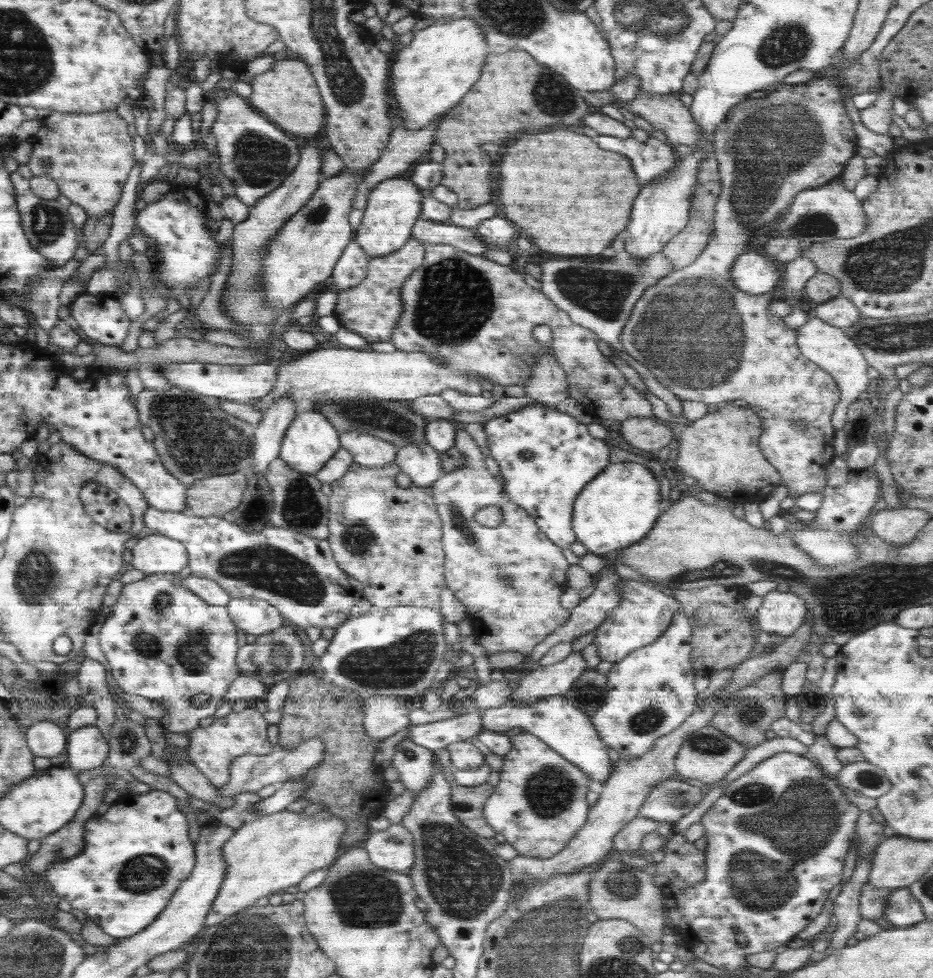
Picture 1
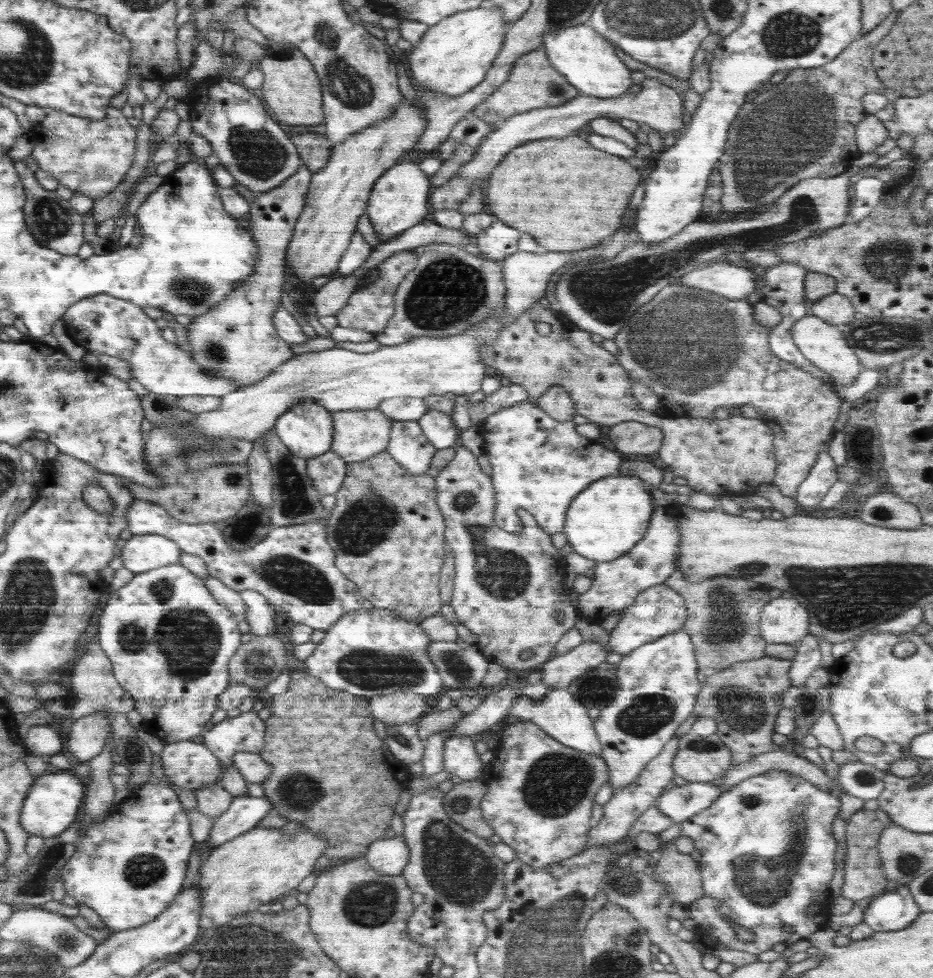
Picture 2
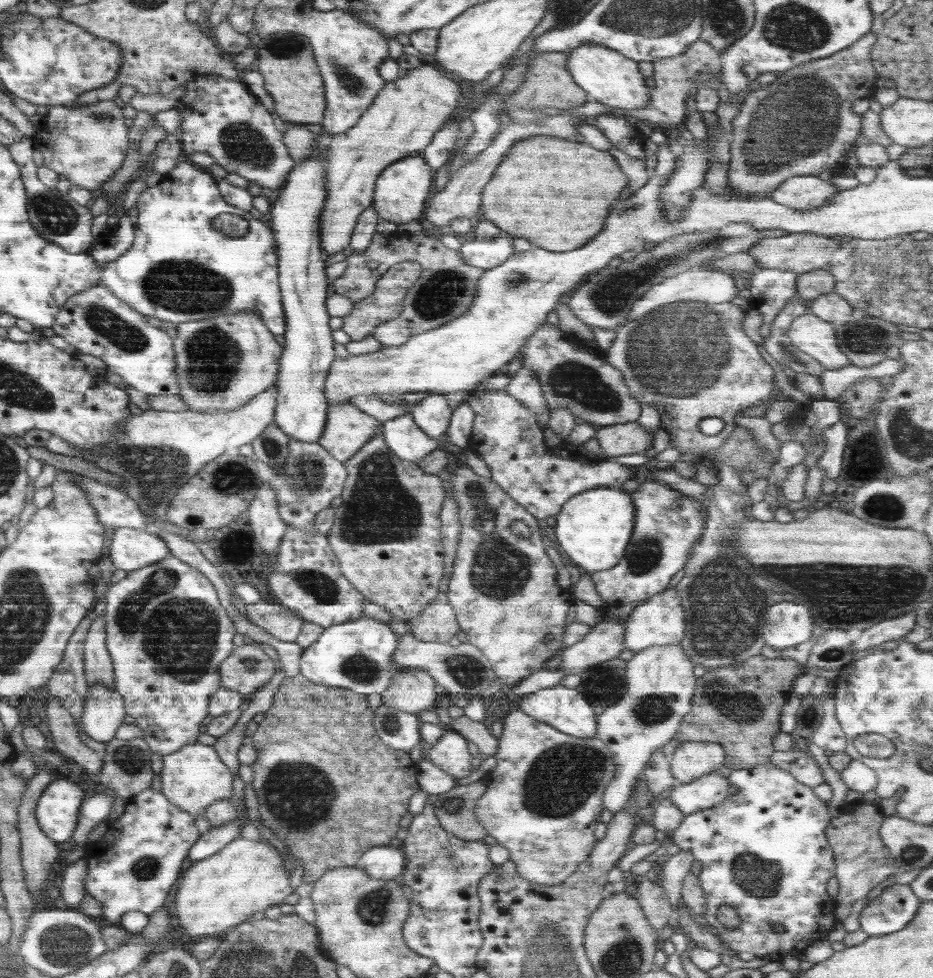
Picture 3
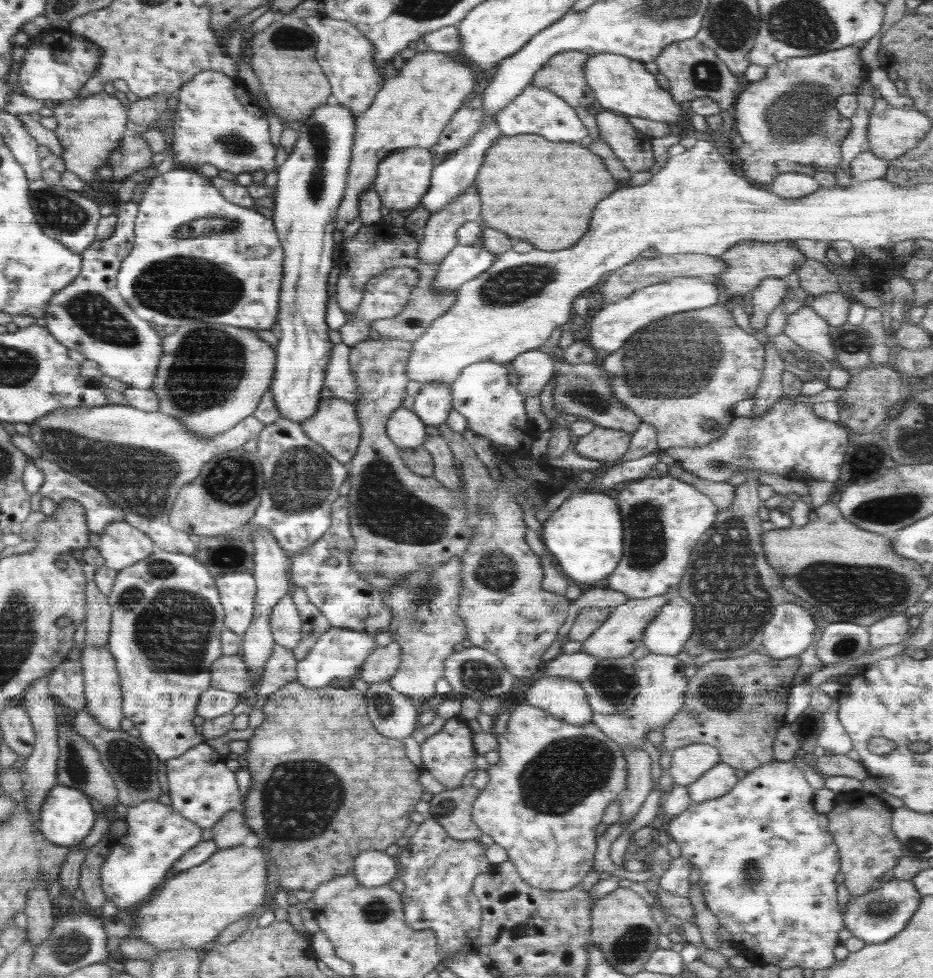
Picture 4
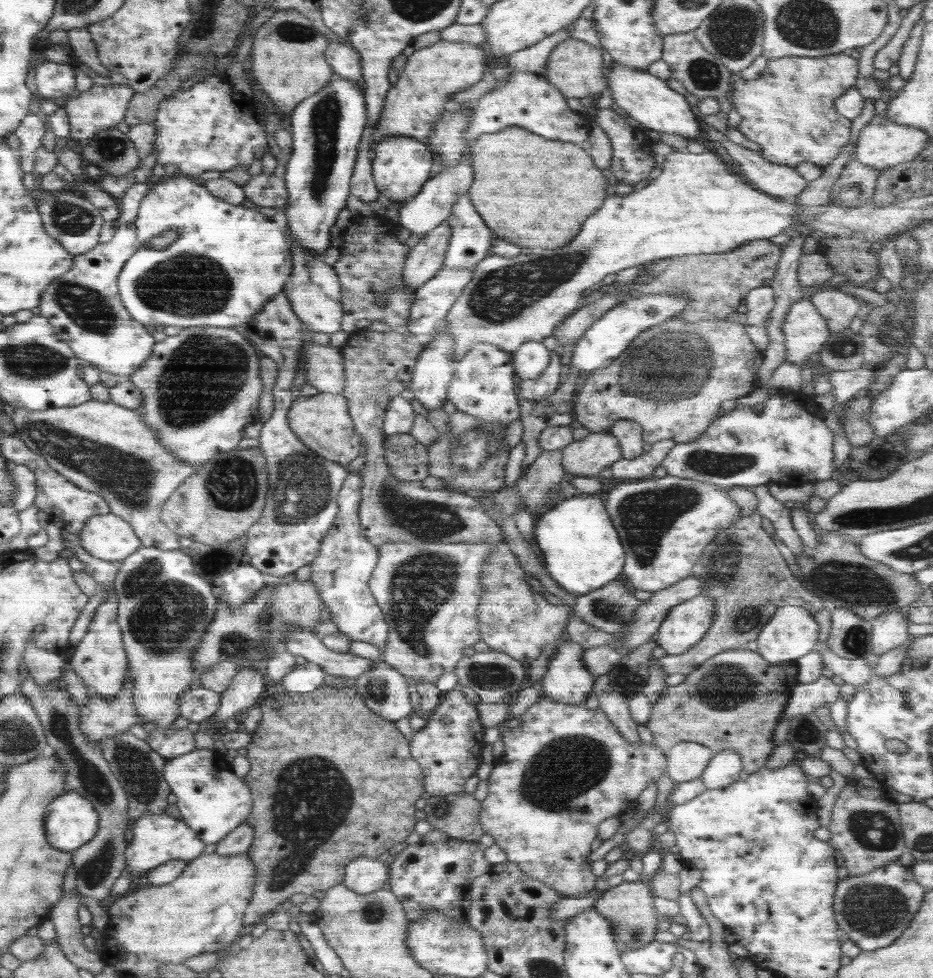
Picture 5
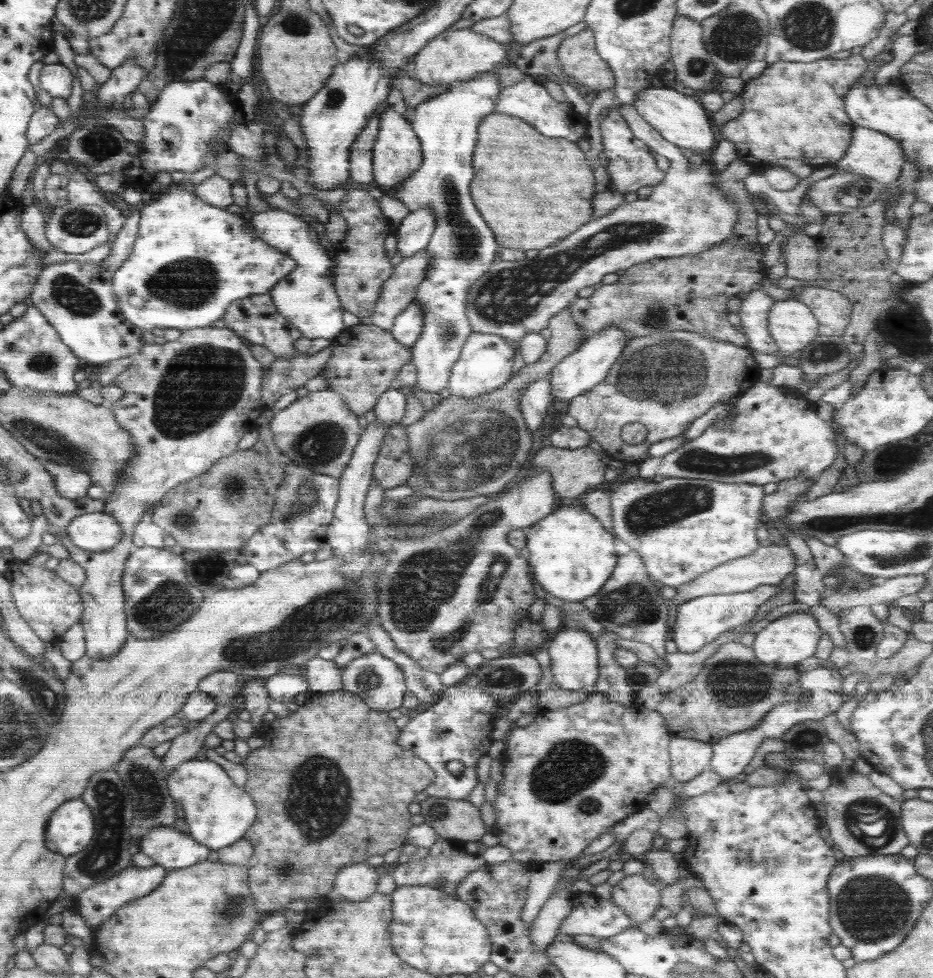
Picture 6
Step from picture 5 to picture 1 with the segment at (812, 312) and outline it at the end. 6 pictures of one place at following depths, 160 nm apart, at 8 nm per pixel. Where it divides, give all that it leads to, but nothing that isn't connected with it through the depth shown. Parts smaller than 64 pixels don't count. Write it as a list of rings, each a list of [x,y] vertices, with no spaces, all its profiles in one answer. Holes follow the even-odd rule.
[[[813,315],[795,331],[797,332],[796,342],[802,356],[820,366],[836,381],[836,386],[839,388],[841,395],[839,403],[831,416],[831,421],[835,430],[840,430],[847,423],[847,407],[868,391],[870,382],[868,370],[870,366],[866,362],[863,351],[852,342],[846,329],[832,326]]]

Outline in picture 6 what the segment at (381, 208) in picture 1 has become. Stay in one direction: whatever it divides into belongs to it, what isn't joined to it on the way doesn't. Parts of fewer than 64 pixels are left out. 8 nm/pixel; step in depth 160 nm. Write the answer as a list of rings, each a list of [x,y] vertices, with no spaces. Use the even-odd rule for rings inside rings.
[[[391,106],[384,110],[384,114],[380,116],[380,130],[373,147],[373,182],[390,193],[396,185],[408,180],[416,170],[420,170],[422,160],[421,143],[400,109]]]

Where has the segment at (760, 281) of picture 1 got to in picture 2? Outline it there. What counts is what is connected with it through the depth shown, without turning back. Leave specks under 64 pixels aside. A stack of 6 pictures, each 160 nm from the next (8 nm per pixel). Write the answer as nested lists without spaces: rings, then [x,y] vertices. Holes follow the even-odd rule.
[[[727,260],[716,261],[704,267],[696,268],[688,274],[681,275],[679,282],[687,288],[715,292],[724,298],[732,298],[732,300],[744,299],[751,292],[756,292],[758,288],[758,276],[752,271],[752,266],[746,263],[746,267],[738,267],[738,265]]]

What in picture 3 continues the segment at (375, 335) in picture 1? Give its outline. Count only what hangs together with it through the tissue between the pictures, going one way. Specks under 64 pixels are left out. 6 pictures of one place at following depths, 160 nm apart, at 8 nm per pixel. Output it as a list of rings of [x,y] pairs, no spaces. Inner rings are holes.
[[[404,261],[391,266],[377,281],[375,290],[366,298],[353,304],[353,309],[348,315],[342,316],[341,328],[350,336],[350,340],[364,340],[373,330],[383,322],[398,318],[403,309],[403,302],[408,289],[419,279],[421,264],[418,262]]]

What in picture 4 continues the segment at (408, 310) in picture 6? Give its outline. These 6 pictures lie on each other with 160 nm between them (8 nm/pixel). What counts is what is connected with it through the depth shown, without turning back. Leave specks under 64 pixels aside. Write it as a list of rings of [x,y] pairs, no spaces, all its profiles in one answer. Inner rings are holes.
[[[481,244],[457,245],[440,262],[433,280],[435,290],[458,290],[465,282],[488,270],[497,257]]]

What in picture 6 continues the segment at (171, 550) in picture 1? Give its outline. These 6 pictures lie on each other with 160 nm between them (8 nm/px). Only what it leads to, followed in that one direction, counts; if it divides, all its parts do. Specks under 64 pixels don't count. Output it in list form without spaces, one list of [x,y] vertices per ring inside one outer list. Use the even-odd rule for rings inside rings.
[[[104,511],[82,514],[72,520],[65,530],[78,548],[90,552],[110,550],[123,537],[120,523]]]

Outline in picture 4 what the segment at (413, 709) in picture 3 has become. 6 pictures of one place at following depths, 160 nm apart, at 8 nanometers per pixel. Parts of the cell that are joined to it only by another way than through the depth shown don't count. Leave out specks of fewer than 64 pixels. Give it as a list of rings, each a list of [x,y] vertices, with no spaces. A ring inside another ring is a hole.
[[[452,557],[438,570],[412,572],[390,592],[380,593],[384,605],[392,613],[388,632],[402,651],[400,664],[389,683],[398,693],[409,696],[416,703],[435,695],[435,684],[443,677],[445,660],[454,652],[456,644],[466,640],[467,628],[458,614],[462,568],[461,557]]]

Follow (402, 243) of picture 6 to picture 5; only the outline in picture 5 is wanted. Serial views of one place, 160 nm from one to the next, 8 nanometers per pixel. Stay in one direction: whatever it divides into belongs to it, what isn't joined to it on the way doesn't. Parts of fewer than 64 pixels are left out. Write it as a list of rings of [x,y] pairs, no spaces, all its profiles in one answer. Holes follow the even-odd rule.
[[[467,155],[456,167],[444,168],[435,178],[426,181],[416,196],[410,197],[399,205],[398,221],[400,223],[397,227],[404,227],[410,230],[411,236],[422,239],[436,229],[441,222],[447,220],[456,199],[460,195],[467,195],[473,180],[474,171],[472,171],[470,157]]]

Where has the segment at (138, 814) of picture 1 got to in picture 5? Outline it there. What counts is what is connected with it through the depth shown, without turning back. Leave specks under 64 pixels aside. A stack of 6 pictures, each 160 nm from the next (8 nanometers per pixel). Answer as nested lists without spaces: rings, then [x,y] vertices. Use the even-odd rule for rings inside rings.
[[[143,814],[138,820],[132,821],[130,826],[134,834],[134,839],[128,843],[124,851],[124,860],[130,868],[130,888],[133,891],[140,888],[140,882],[146,877],[148,872],[158,868],[160,865],[171,861],[194,861],[202,855],[204,841],[198,837],[194,830],[182,819],[162,814]]]

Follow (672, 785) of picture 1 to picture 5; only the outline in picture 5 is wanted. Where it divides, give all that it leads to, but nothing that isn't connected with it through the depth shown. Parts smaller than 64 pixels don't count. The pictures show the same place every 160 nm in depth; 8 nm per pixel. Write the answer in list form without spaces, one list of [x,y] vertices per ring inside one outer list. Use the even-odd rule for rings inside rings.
[[[734,749],[721,750],[708,763],[700,778],[708,790],[724,788],[739,780],[743,762]]]

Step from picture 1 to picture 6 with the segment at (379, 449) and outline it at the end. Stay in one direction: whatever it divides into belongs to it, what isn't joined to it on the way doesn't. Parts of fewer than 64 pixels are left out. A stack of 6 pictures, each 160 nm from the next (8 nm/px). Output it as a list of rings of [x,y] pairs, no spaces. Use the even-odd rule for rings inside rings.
[[[329,388],[298,397],[272,417],[269,427],[273,443],[283,458],[305,466],[316,474],[327,474],[338,479],[351,459],[363,431],[357,414],[350,410],[341,394]]]

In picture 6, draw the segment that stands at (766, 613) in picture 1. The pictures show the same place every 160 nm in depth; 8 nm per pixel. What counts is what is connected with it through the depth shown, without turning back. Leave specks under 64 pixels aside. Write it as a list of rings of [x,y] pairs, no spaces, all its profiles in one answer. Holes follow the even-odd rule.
[[[793,613],[774,620],[756,633],[751,650],[760,662],[778,668],[793,667],[807,658],[814,657],[823,632],[814,616],[808,613]]]

